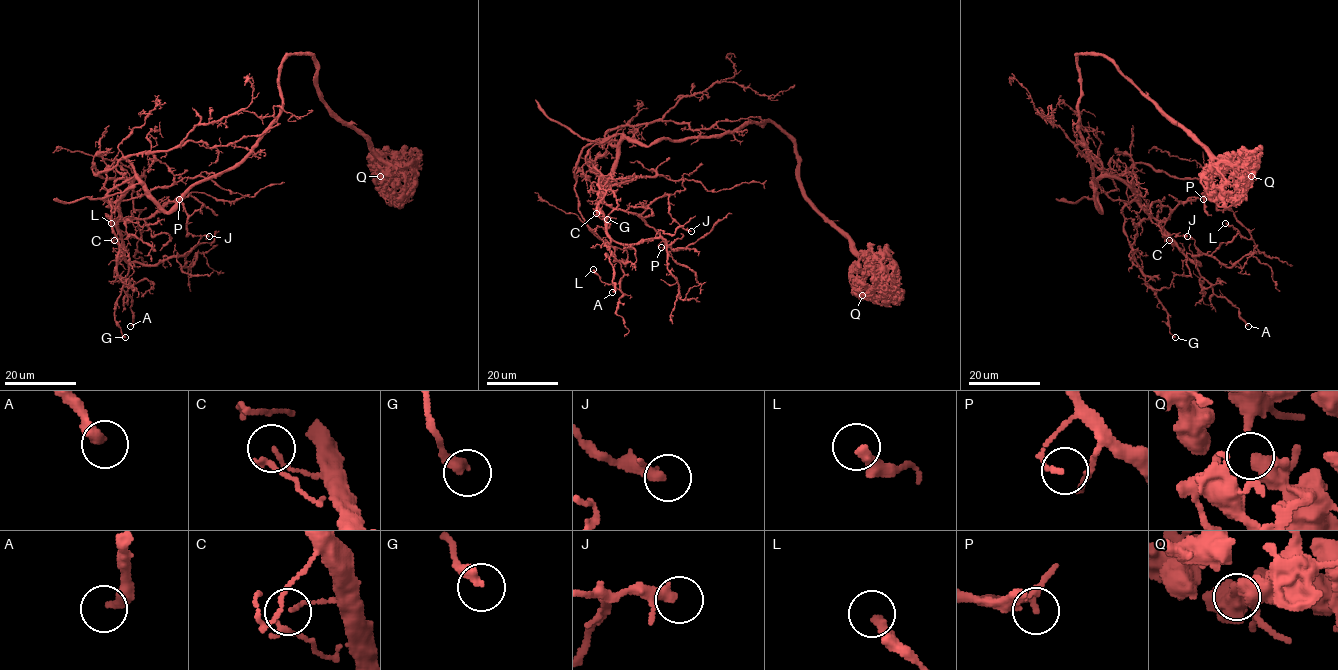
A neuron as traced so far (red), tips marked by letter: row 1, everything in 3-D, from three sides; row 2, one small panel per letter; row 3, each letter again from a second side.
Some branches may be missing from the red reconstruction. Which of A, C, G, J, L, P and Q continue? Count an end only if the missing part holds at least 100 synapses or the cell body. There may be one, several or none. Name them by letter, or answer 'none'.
none

